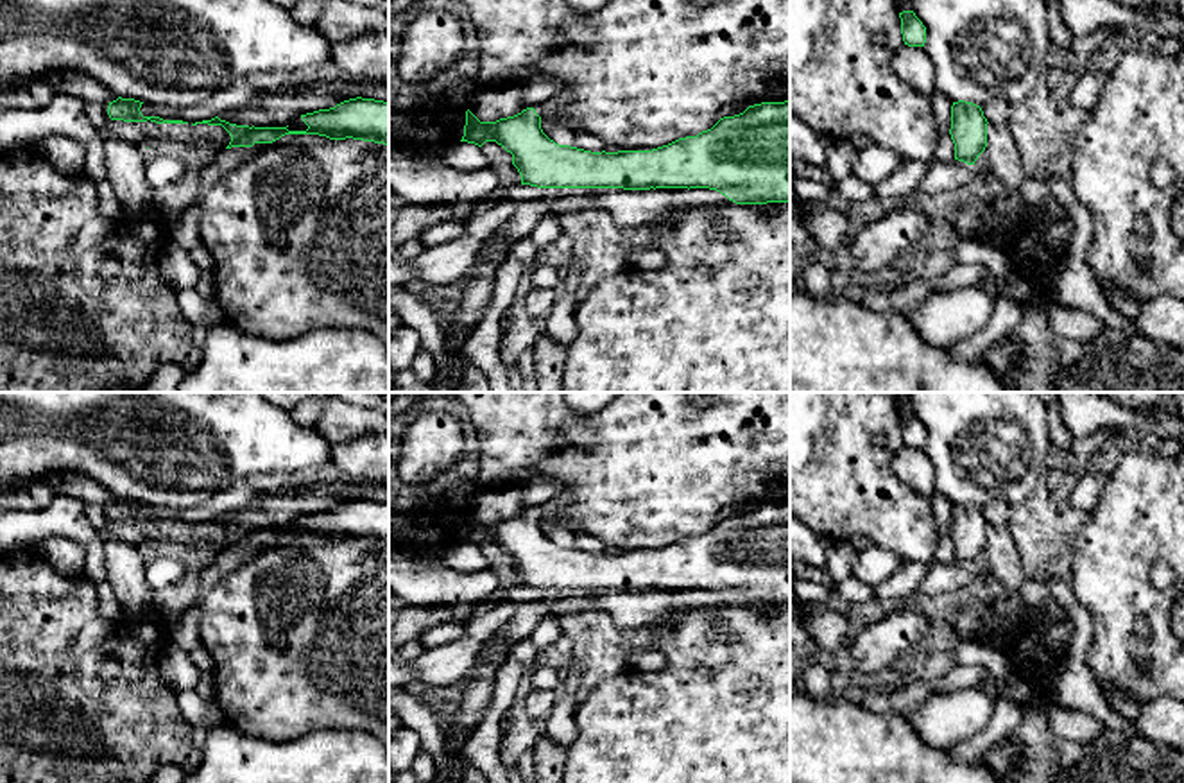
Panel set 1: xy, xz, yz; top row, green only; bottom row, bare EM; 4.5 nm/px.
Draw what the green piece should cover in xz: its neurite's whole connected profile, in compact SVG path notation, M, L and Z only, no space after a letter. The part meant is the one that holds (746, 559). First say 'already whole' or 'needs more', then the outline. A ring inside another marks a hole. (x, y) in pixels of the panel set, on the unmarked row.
already whole | M790 502L749 507L697 538L679 539L652 552L591 554L559 546L543 534L541 518L534 509L496 523L480 523L468 511L460 543L478 548L496 543L512 555L521 586L537 589L709 589L736 606L790 604Z

